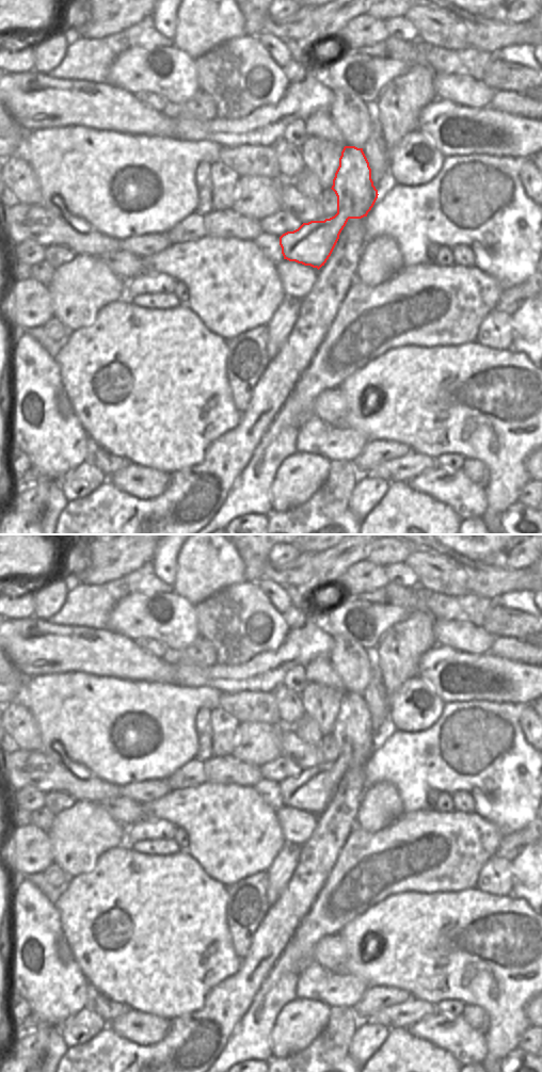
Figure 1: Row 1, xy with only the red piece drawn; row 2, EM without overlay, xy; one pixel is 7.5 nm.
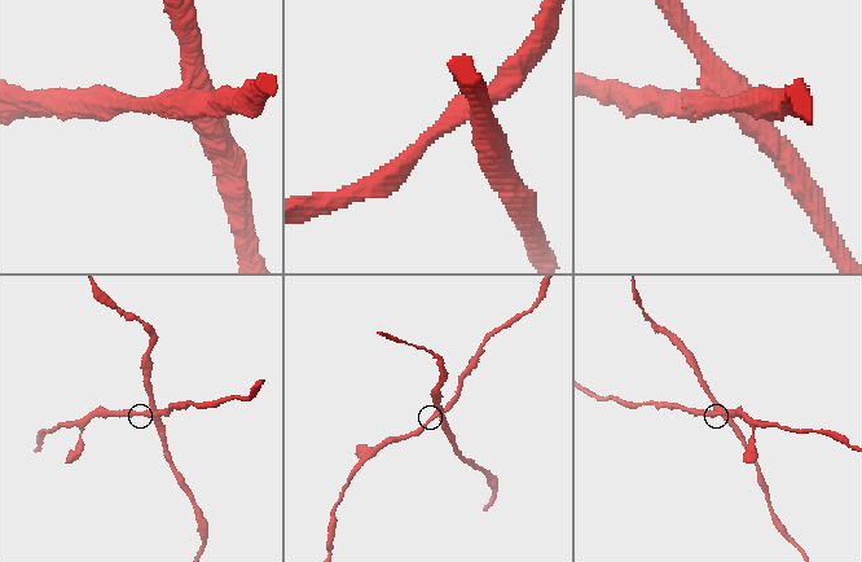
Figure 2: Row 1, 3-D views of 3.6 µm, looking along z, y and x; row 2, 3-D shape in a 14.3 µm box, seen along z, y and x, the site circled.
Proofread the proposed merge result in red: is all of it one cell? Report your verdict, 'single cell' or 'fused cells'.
fused cells

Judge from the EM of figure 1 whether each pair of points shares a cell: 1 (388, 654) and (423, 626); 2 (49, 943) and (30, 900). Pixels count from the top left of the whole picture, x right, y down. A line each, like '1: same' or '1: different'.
1: same
2: same

